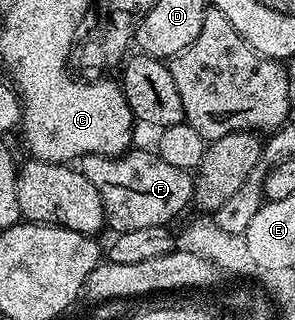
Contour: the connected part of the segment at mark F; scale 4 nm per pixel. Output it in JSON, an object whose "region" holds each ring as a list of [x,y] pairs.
{"region":[[[127,150],[121,156],[83,156],[77,161],[79,172],[96,186],[104,206],[106,224],[111,233],[144,230],[148,226],[169,225],[194,199],[194,176],[180,166],[164,162],[153,151]]]}

